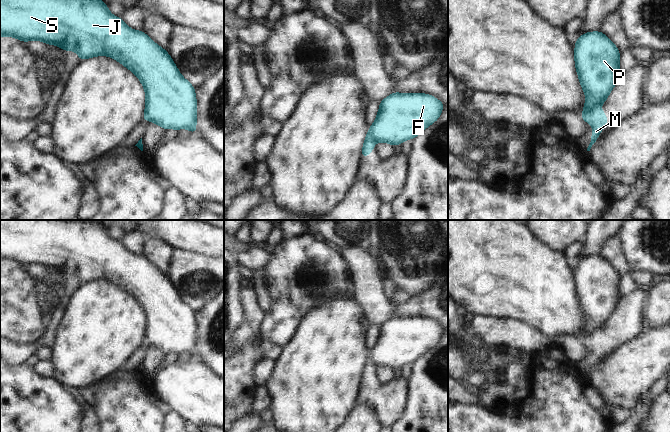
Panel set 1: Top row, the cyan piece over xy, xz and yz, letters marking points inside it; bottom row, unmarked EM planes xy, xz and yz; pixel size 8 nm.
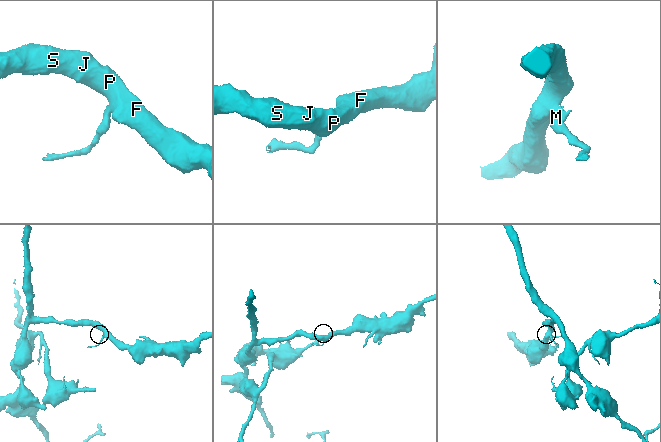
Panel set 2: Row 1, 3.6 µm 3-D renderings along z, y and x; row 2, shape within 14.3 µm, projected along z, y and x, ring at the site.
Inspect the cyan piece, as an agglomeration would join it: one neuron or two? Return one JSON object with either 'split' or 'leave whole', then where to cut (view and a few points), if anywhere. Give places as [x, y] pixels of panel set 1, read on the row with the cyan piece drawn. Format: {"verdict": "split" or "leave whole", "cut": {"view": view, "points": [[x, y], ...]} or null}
{"verdict": "split", "cut": {"view": "yz", "points": [[598, 105], [582, 116]]}}

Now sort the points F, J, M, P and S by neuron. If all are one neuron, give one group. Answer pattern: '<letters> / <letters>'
F J P S / M

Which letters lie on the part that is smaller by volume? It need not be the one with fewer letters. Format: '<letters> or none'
M

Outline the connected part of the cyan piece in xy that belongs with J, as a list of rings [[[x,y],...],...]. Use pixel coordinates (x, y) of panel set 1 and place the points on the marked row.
[[[0,0],[0,36],[15,37],[24,42],[41,40],[46,44],[60,46],[64,51],[76,51],[80,60],[101,55],[112,57],[136,74],[143,84],[148,120],[165,130],[187,128],[197,134],[195,88],[182,77],[166,50],[154,43],[143,31],[134,31],[120,17],[113,16],[101,0]]]

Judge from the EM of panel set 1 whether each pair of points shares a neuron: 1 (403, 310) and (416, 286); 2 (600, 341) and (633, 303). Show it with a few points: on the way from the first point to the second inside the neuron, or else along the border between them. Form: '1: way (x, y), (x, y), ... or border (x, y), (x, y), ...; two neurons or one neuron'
1: border (432, 283), (427, 289), (412, 296); two neurons
2: way (609, 332), (629, 312); one neuron

